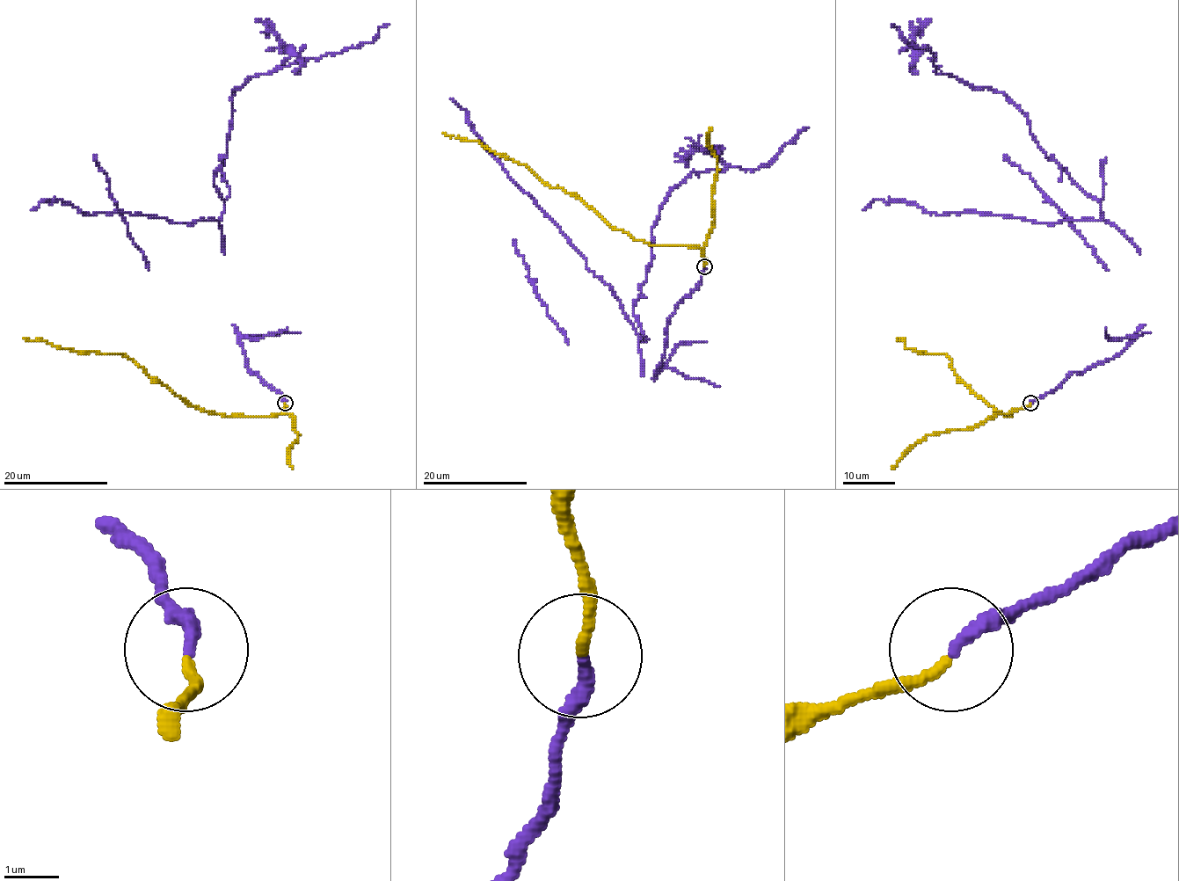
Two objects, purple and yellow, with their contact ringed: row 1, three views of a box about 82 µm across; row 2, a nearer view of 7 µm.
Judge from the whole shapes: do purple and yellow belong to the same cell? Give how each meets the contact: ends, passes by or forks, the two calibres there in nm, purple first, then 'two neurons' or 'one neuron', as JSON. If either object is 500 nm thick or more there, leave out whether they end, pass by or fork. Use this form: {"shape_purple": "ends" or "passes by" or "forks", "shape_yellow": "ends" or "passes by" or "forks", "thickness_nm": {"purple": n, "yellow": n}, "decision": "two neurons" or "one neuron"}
{"shape_purple": "ends", "shape_yellow": "ends", "thickness_nm": {"purple": 260, "yellow": 170}, "decision": "two neurons"}

